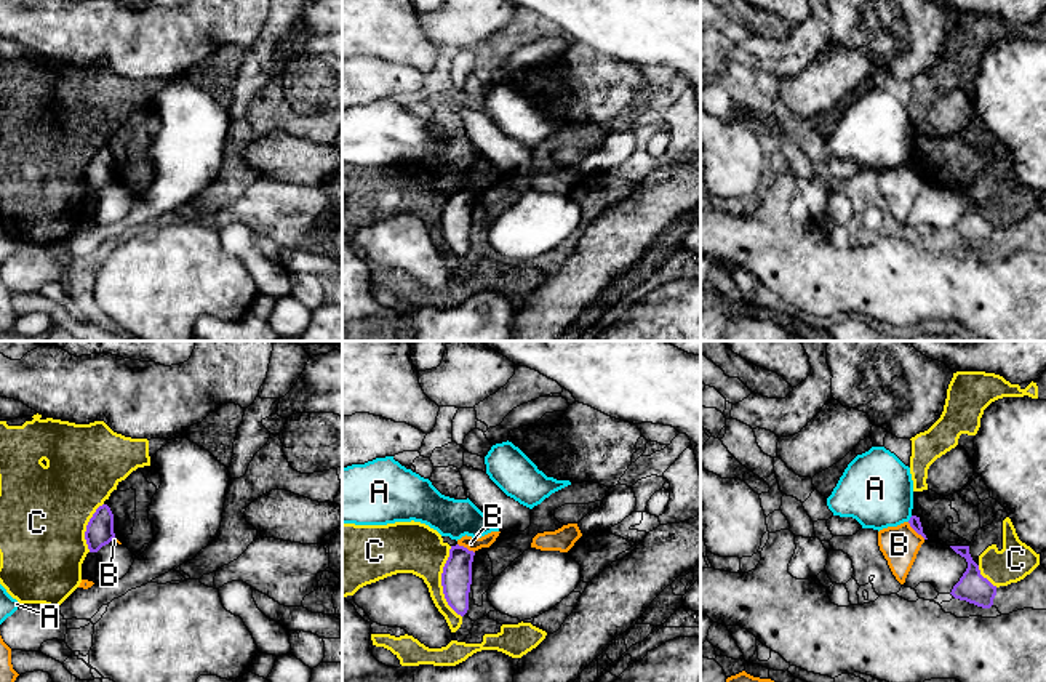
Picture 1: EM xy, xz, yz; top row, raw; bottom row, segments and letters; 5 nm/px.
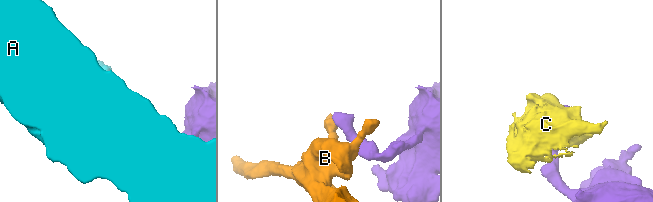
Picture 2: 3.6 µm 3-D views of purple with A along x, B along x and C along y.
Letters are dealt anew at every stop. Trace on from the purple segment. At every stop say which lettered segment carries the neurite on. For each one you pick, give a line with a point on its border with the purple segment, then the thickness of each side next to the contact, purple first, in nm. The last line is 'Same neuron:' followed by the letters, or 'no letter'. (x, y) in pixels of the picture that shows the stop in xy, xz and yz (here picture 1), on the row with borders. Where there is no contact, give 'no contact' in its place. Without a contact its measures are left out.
Same neuron: no letter

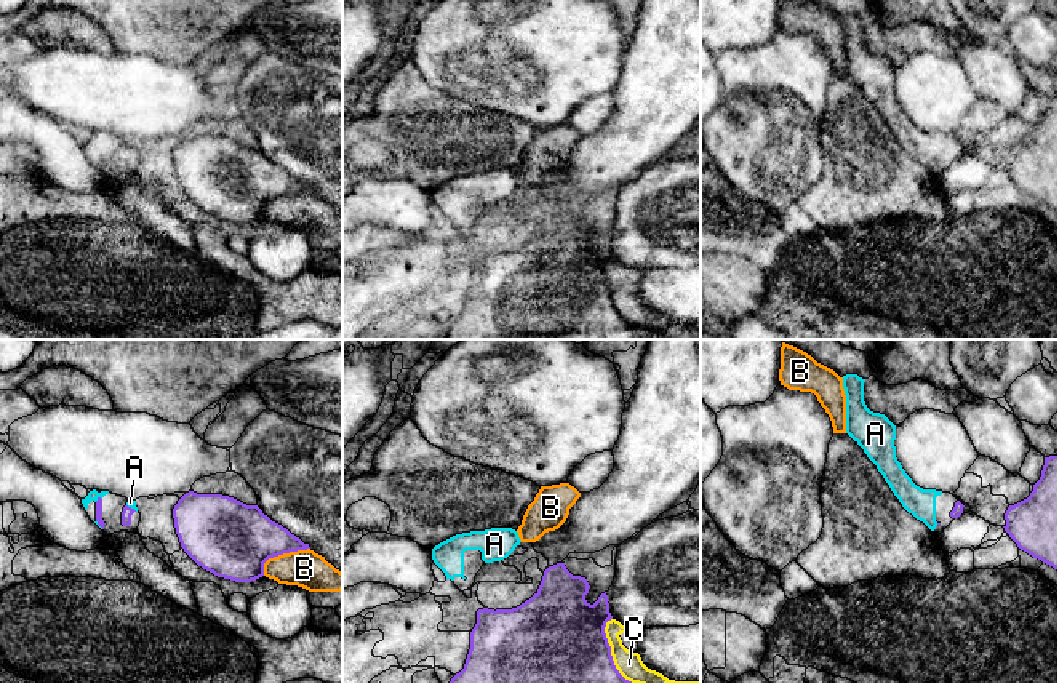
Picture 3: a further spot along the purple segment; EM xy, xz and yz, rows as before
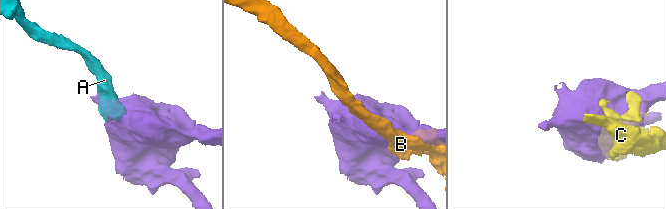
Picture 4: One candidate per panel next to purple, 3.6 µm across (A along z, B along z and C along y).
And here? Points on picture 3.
A: meets purple in xy at (98, 498); 40 nm thick on the purple side, 50 nm on the other
Same neuron: A

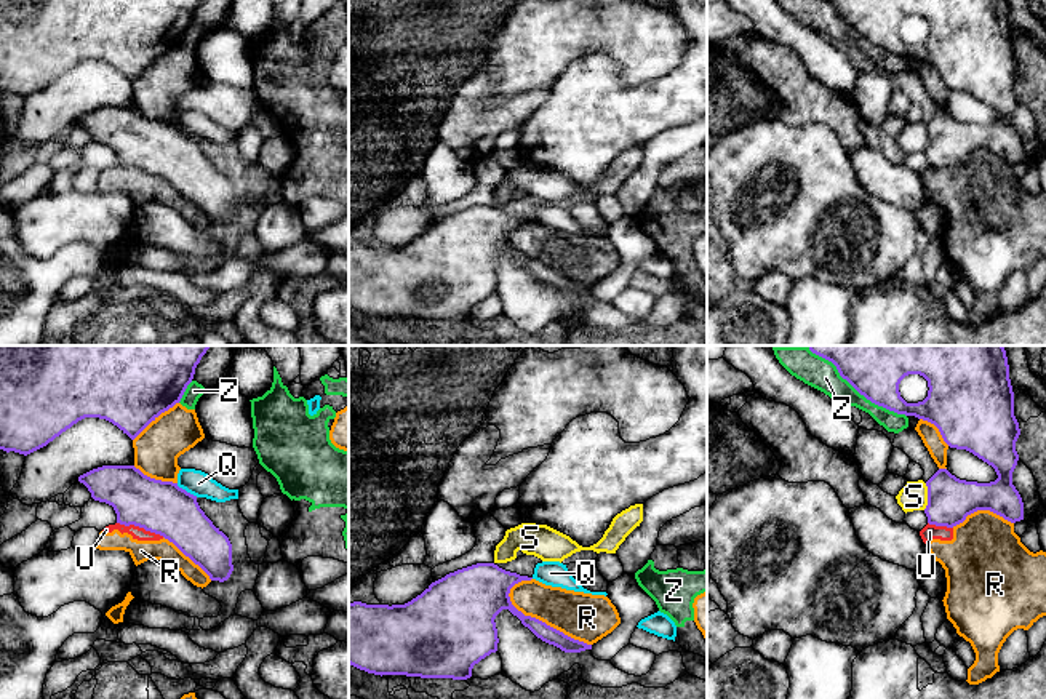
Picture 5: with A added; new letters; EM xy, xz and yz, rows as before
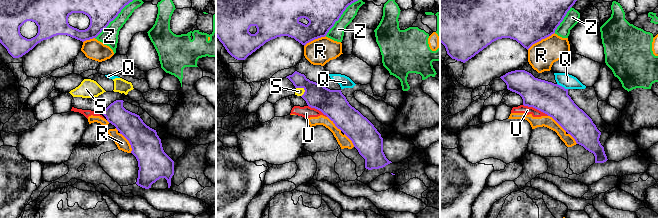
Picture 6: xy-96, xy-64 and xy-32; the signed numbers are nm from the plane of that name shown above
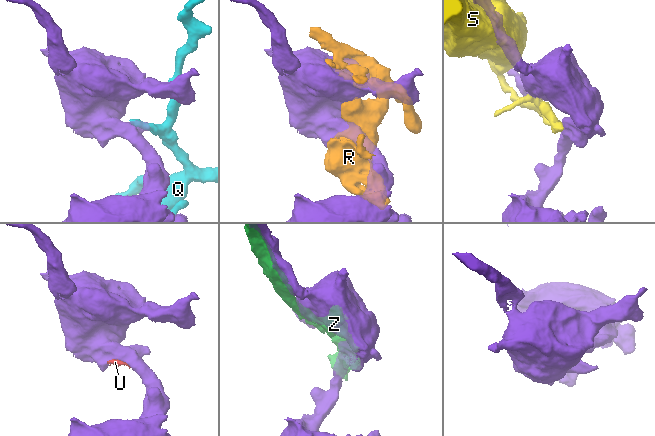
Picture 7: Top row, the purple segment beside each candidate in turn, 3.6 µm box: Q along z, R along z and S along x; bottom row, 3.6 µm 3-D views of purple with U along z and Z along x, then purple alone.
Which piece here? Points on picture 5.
Same neuron: no letter

